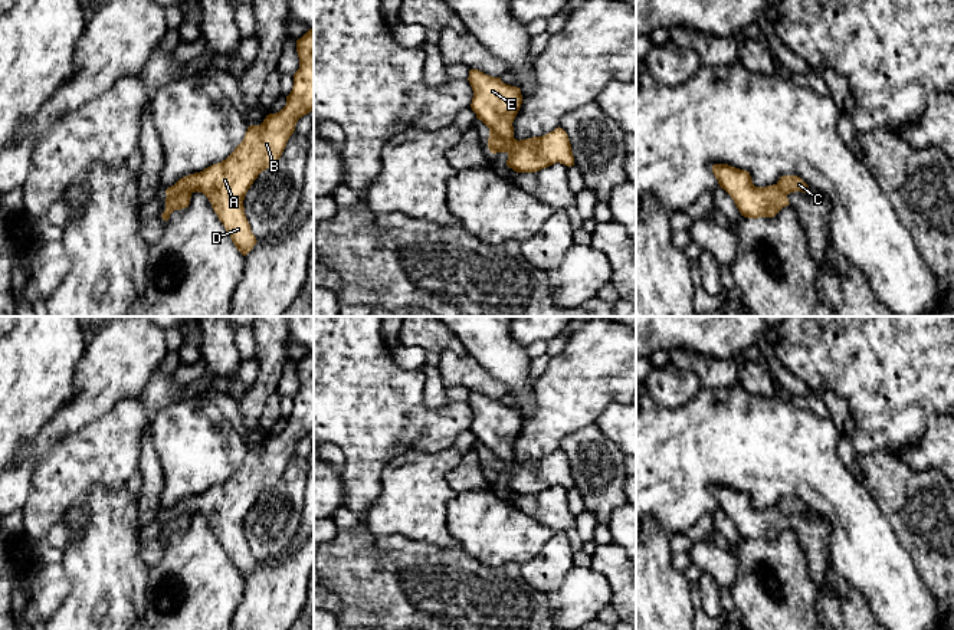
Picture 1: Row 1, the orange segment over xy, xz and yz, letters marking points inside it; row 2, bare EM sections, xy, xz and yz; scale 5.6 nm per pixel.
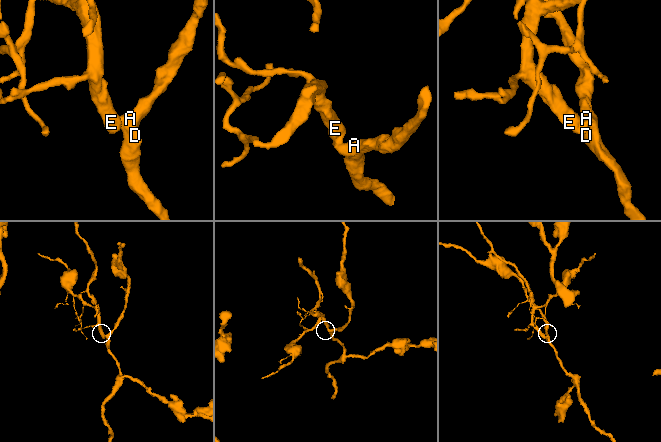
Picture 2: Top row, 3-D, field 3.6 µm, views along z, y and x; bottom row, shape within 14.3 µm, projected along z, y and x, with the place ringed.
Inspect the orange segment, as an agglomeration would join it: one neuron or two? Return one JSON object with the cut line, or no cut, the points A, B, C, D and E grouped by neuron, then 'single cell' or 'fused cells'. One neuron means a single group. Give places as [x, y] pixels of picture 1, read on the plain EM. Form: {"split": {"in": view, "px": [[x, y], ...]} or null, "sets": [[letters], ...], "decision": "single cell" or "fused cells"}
{"split": {"in": "xz", "px": [[489, 458], [504, 462], [514, 460]]}, "sets": [["A", "B", "C", "D"], ["E"]], "decision": "fused cells"}

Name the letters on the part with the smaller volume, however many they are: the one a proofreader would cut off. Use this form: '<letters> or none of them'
E

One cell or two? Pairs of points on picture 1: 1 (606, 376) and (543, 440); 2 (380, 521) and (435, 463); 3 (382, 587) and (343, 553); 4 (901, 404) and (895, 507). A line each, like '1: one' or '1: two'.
1: one
2: one
3: one
4: two

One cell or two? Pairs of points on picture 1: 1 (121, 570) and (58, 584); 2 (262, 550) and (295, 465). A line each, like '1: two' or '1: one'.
1: two
2: one

